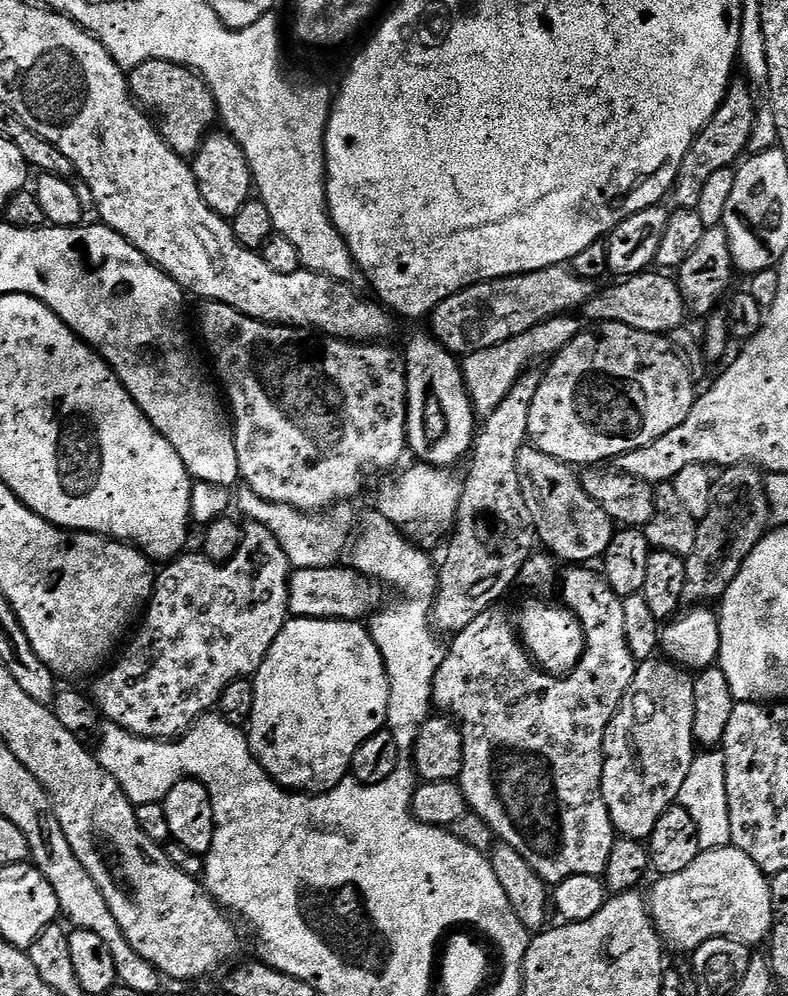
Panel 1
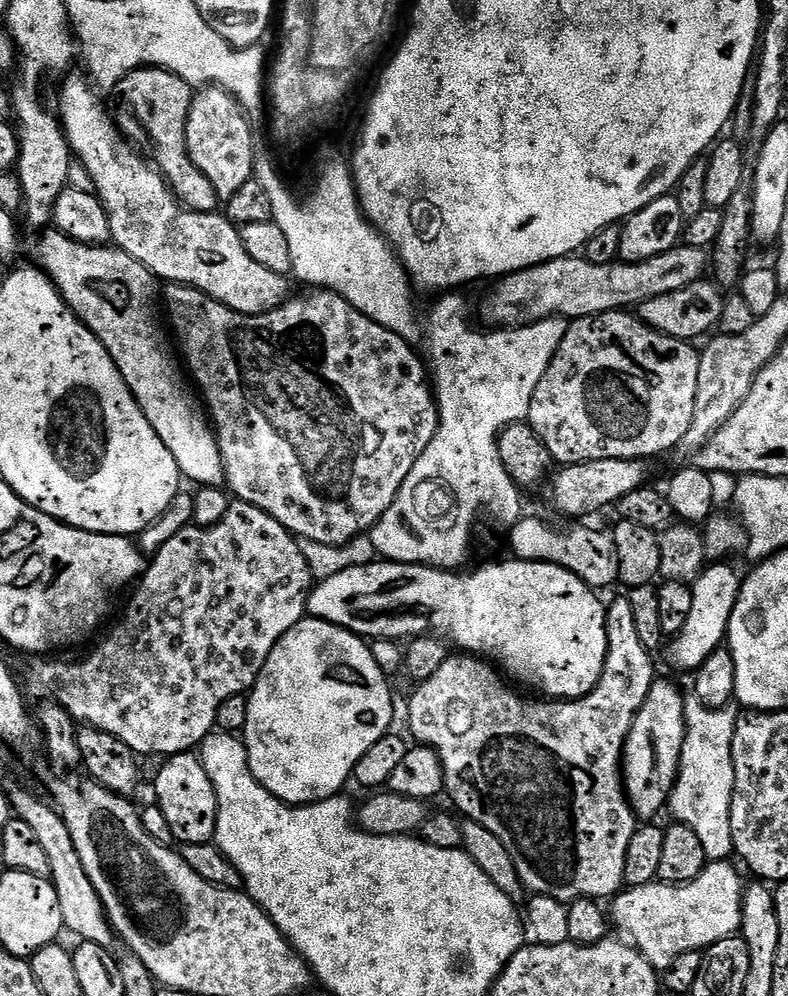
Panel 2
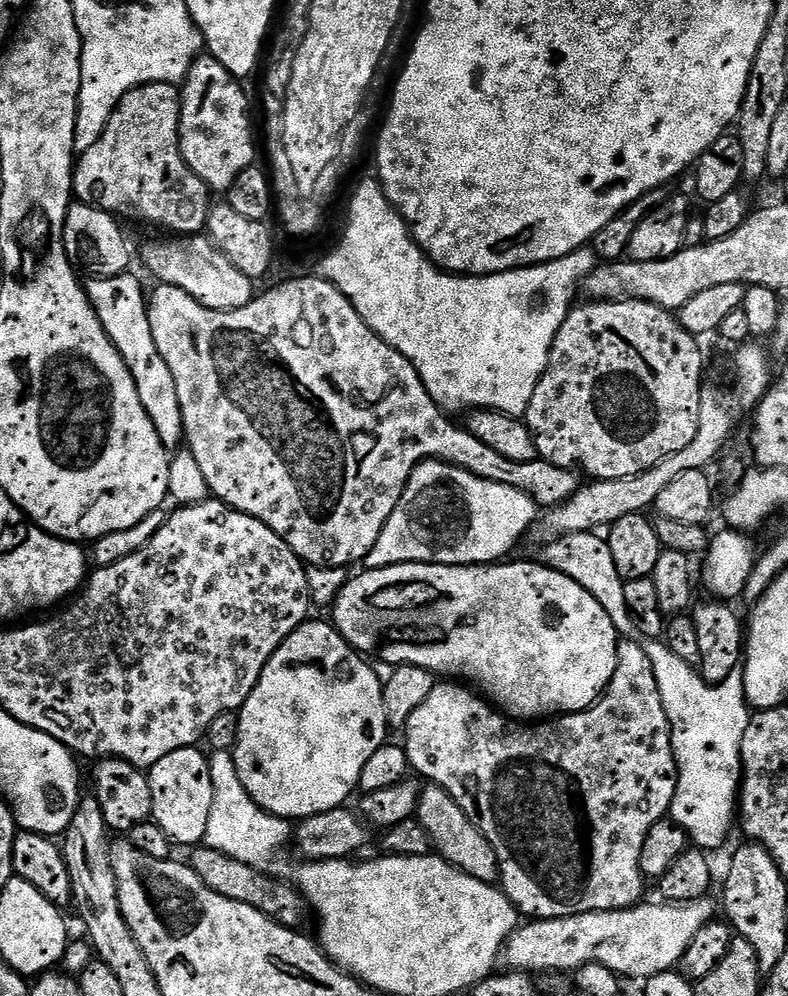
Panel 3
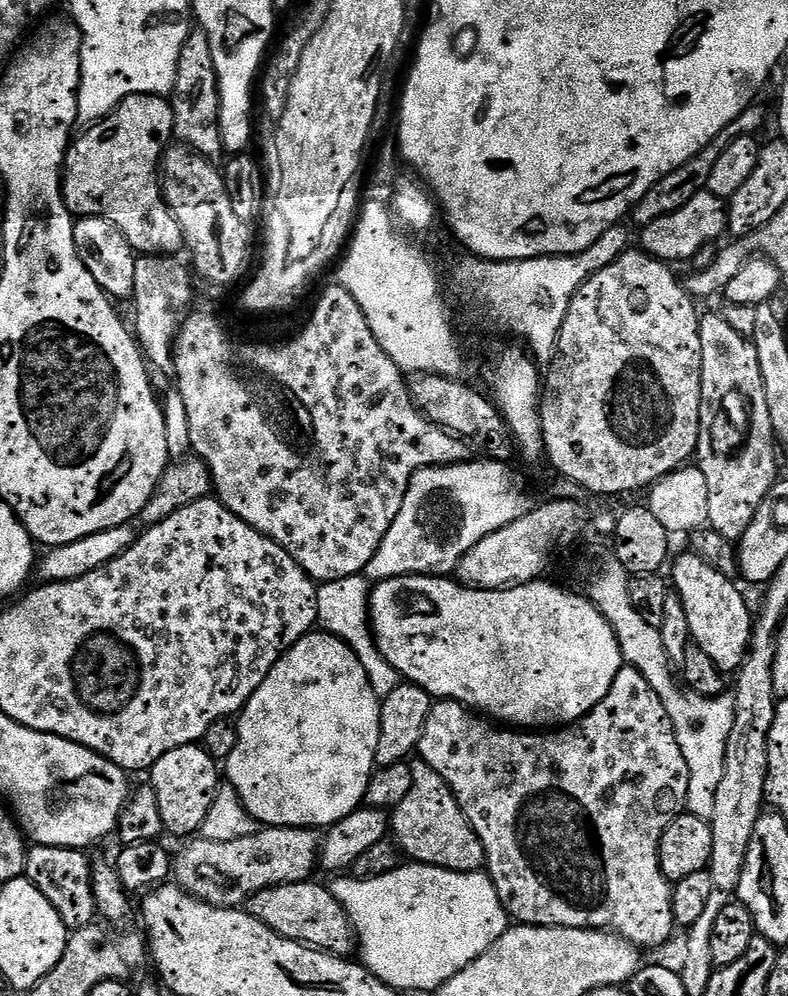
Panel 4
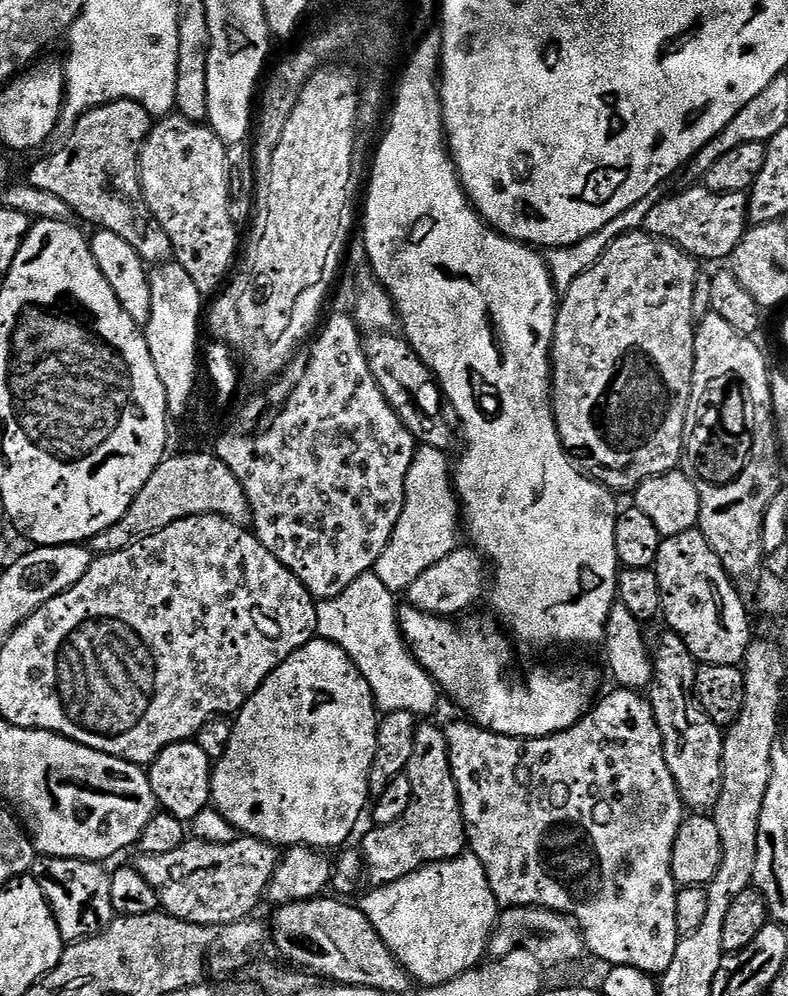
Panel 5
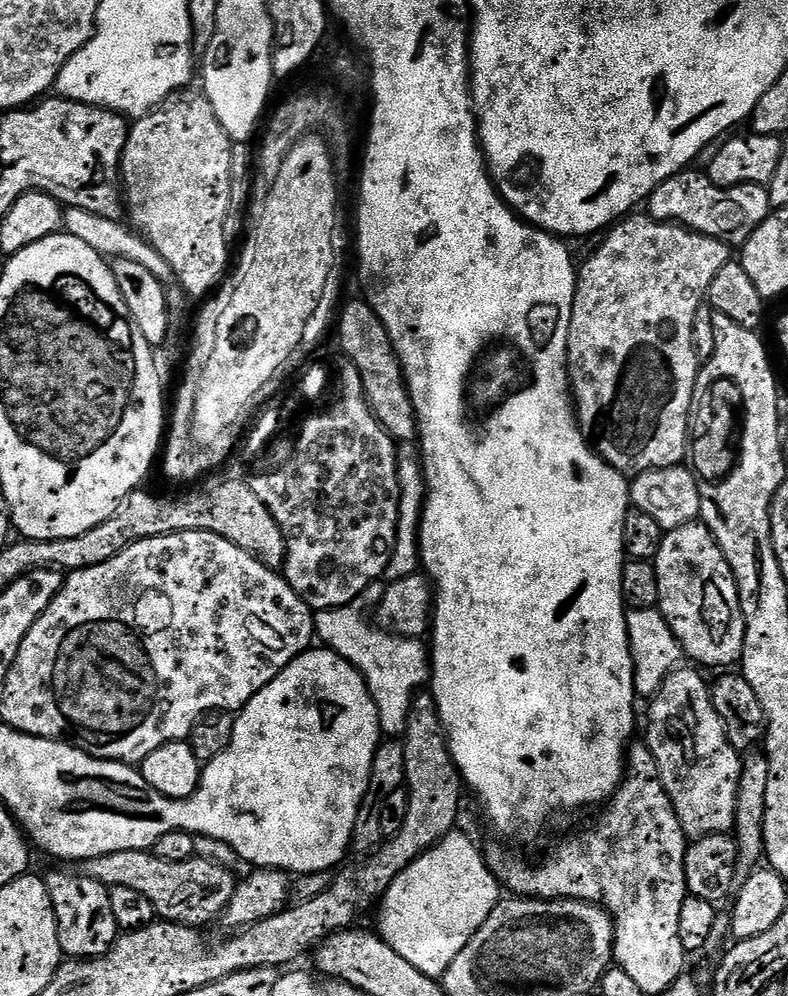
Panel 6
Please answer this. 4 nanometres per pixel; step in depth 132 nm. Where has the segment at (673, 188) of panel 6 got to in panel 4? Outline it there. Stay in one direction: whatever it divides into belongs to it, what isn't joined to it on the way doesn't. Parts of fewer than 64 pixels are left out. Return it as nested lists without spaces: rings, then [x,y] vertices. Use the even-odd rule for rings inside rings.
[[[702,191],[694,194],[686,206],[674,210],[674,214],[666,214],[666,218],[657,218],[650,226],[639,229],[639,247],[648,256],[663,260],[665,264],[679,265],[679,260],[692,260],[707,244],[712,244],[728,231],[728,210],[725,201],[714,194]]]

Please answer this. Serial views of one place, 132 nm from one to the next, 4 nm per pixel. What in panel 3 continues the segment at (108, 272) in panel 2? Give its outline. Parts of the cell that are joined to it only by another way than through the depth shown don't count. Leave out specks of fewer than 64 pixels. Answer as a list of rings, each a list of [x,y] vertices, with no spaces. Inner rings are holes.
[[[127,271],[121,276],[98,276],[89,279],[86,284],[88,300],[98,314],[110,342],[114,342],[118,354],[122,354],[138,386],[138,396],[142,398],[142,406],[150,422],[154,422],[154,430],[158,430],[158,438],[162,438],[165,448],[176,450],[181,447],[185,439],[178,386],[174,386],[174,374],[170,374],[170,366],[166,366],[166,358],[162,358],[162,354],[158,354],[158,346],[154,346],[154,334],[150,330],[146,303],[146,288],[144,292],[139,278],[132,275],[131,271]]]

